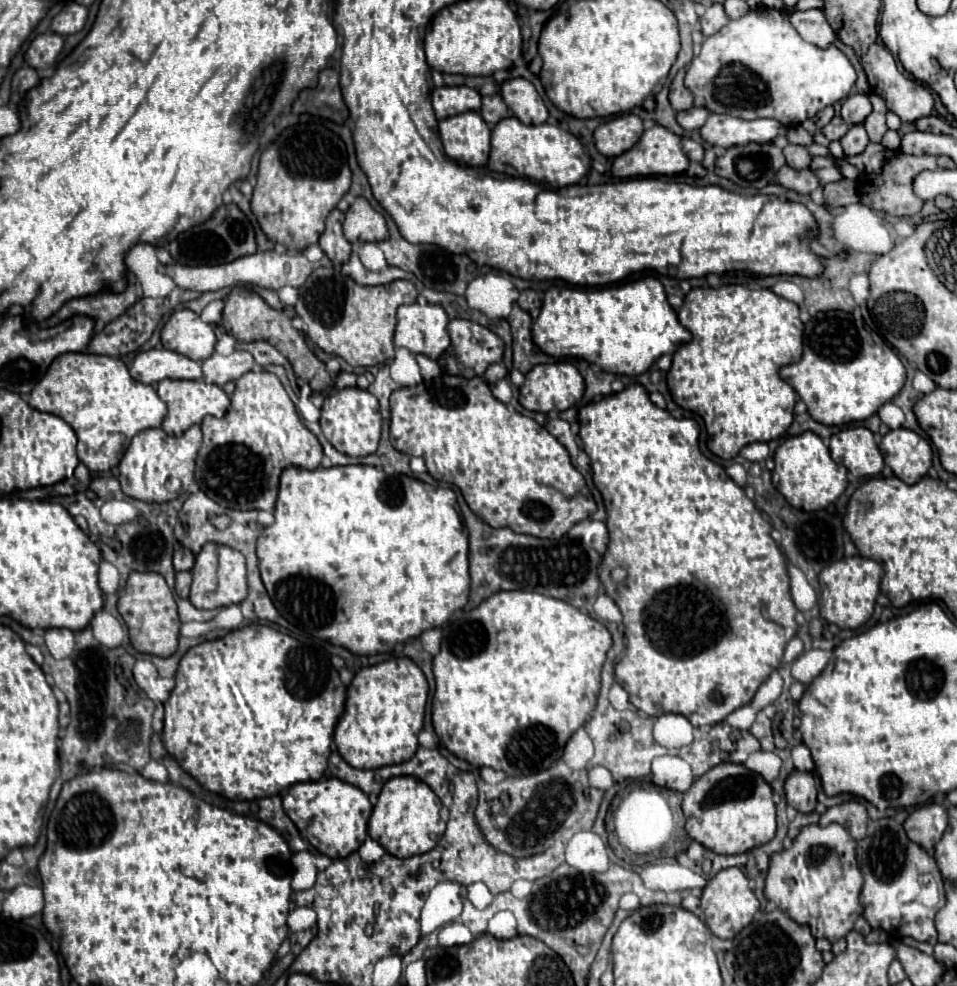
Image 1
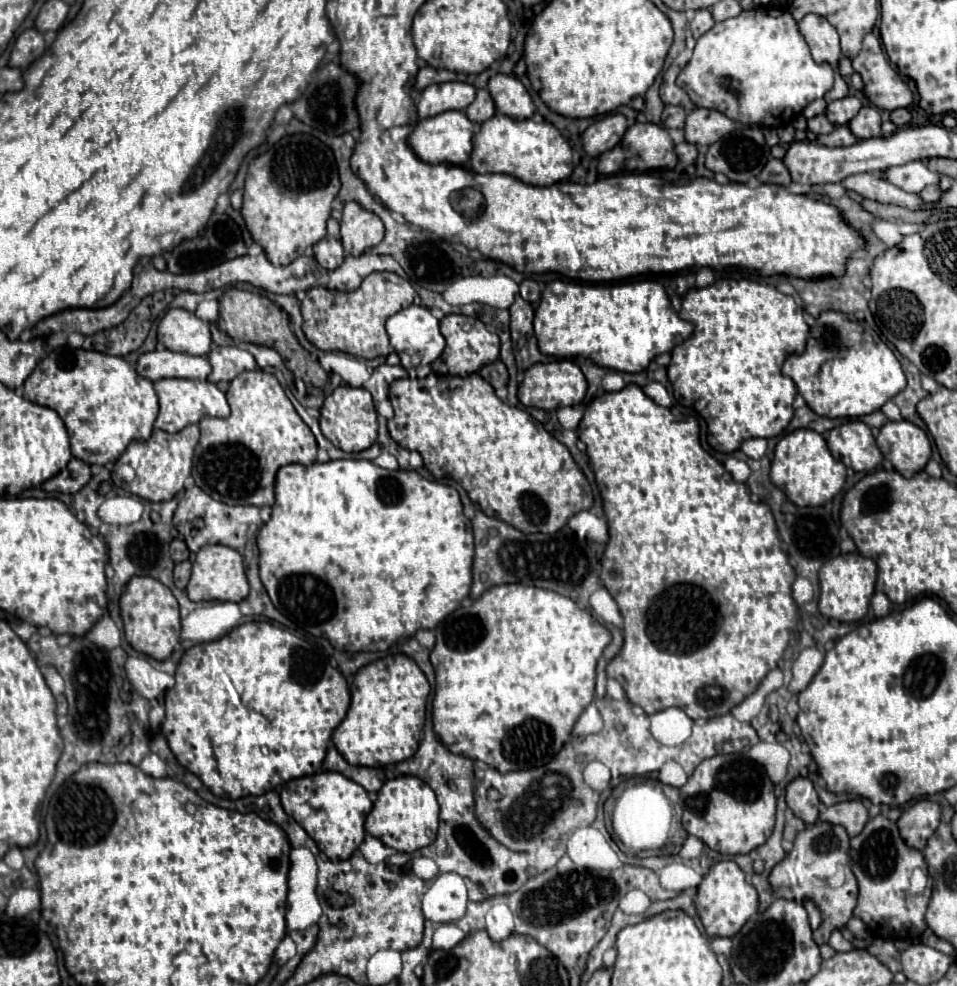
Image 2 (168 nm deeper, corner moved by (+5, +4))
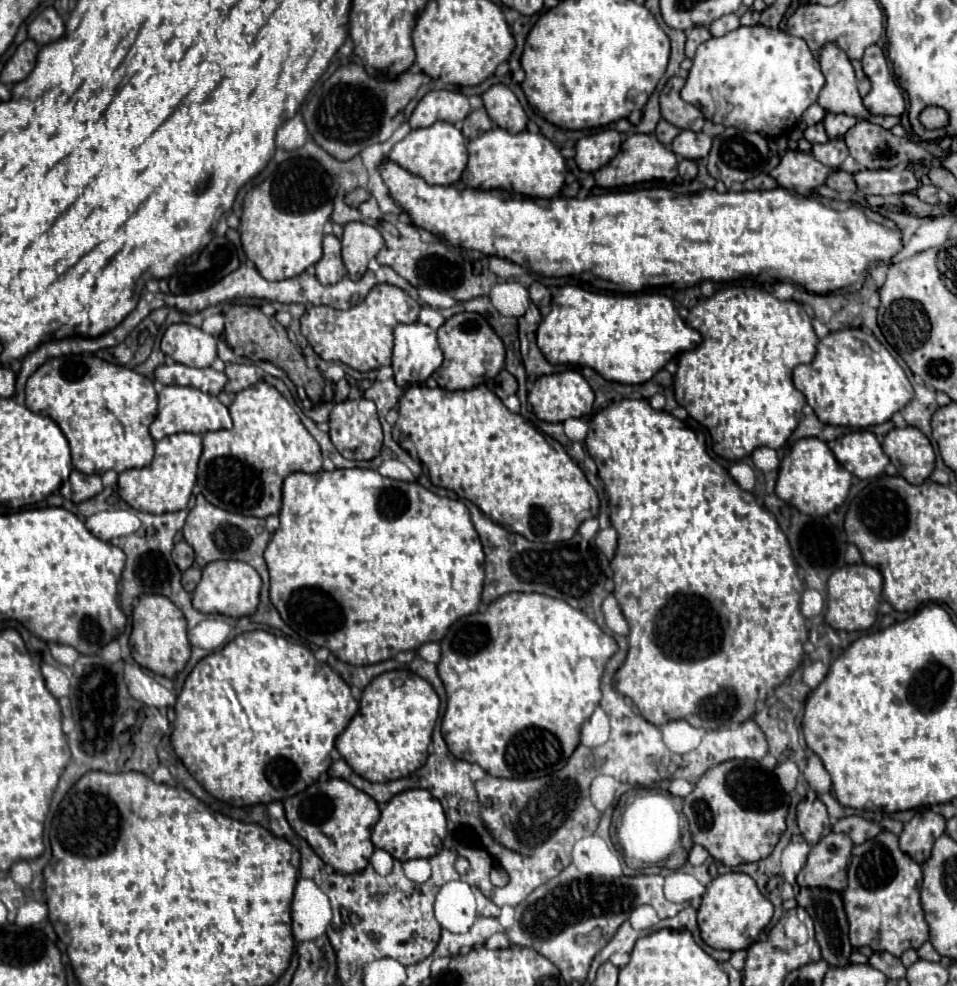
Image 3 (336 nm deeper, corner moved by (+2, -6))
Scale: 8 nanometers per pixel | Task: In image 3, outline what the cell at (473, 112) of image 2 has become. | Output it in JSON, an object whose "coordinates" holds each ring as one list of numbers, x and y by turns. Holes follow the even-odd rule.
{"coordinates":[[478,108,478,110,474,110,474,112,470,112,470,114,466,116,466,120,464,120,464,124,462,124,462,132,464,132,464,136,468,136,468,140,474,140,476,136,484,134,484,132,490,130,492,126,494,126,494,124,492,124,488,112,486,112,484,108]]}

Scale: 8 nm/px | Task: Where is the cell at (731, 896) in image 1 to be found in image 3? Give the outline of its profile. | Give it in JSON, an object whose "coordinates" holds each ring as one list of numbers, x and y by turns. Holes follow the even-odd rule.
{"coordinates":[[728,872,714,878,702,896,702,904,698,908,698,926,702,940,720,950,744,950,748,948,756,936,766,928,772,918,772,904,760,894,756,882,742,872]]}

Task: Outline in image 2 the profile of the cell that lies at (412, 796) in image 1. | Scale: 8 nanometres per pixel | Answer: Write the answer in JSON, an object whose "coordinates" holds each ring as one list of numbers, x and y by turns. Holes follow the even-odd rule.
{"coordinates":[[397,776,387,780,379,790,379,798,373,804,371,814,365,820,365,830,379,838,385,846,413,854,429,846,437,836,439,826,439,804,435,792,417,776]]}

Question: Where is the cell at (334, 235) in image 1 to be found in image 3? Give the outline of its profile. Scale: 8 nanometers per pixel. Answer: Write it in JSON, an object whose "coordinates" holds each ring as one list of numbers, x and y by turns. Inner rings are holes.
{"coordinates":[[330,234,324,238,322,246,324,246,324,256,316,264,316,278,322,284,336,284,346,274,346,268,342,264,342,256,340,256,340,240,334,234]]}

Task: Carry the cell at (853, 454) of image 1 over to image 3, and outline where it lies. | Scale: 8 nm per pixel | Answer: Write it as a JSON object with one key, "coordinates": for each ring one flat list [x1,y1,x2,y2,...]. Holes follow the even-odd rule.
{"coordinates":[[870,430,848,432,832,442,836,460,858,478,876,478,884,474,888,456,884,454,878,438]]}

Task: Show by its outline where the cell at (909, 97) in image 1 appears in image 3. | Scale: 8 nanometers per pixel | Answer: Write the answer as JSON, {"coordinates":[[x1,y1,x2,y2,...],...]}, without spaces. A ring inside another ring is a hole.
{"coordinates":[[880,46,866,48,862,68,872,84,870,92,862,98,866,110,874,116,902,116,906,110,904,96,888,70,888,62]]}

